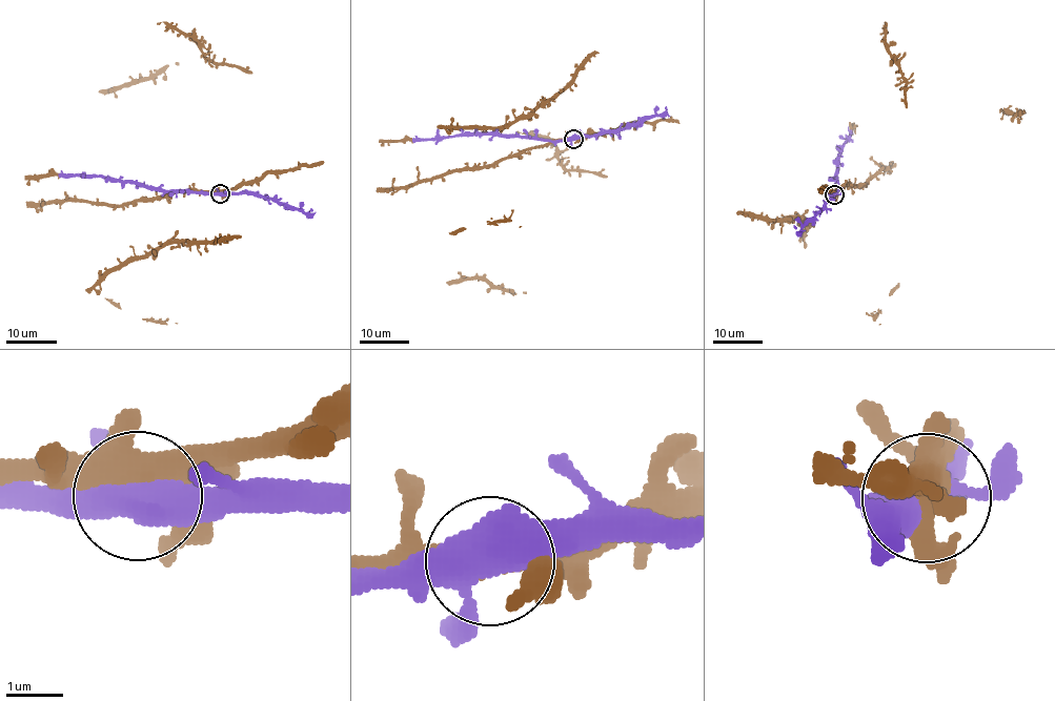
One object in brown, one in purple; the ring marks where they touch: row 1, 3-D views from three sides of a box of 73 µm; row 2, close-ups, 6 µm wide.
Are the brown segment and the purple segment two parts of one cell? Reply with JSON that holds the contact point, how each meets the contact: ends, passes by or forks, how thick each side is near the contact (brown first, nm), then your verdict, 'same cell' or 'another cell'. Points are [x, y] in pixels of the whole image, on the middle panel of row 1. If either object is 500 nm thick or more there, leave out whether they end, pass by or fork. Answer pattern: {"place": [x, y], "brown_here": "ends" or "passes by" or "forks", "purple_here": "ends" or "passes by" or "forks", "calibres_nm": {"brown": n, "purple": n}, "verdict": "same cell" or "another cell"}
{"place": [573, 139], "brown_here": "forks", "purple_here": "forks", "calibres_nm": {"brown": 420, "purple": 480}, "verdict": "same cell"}

